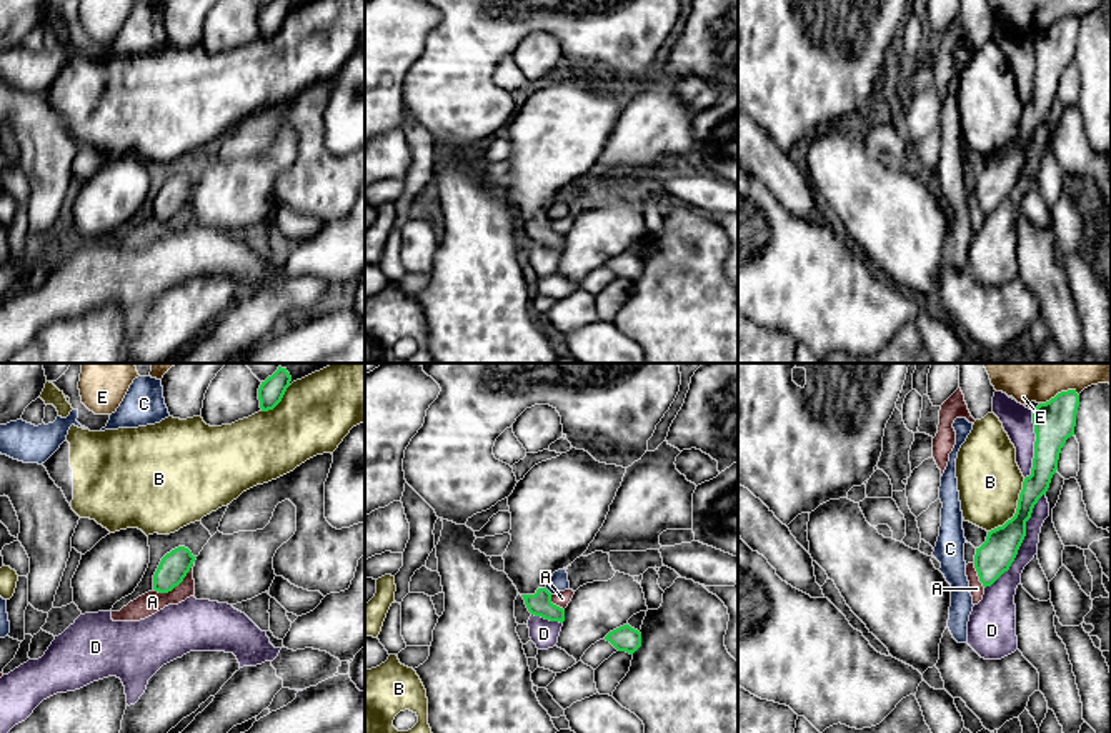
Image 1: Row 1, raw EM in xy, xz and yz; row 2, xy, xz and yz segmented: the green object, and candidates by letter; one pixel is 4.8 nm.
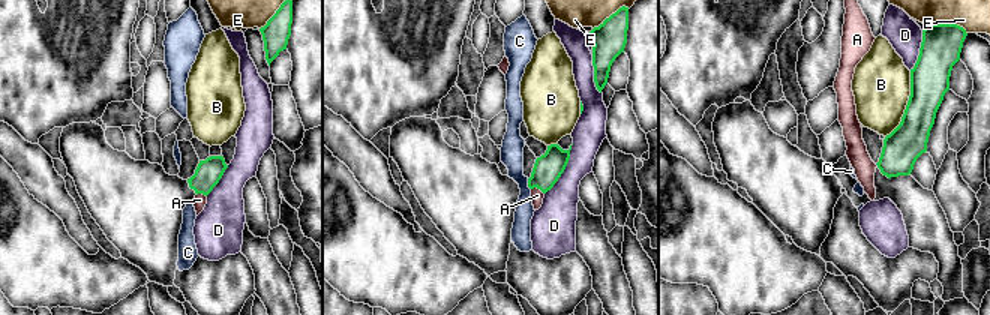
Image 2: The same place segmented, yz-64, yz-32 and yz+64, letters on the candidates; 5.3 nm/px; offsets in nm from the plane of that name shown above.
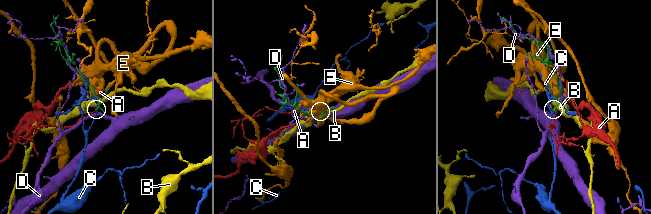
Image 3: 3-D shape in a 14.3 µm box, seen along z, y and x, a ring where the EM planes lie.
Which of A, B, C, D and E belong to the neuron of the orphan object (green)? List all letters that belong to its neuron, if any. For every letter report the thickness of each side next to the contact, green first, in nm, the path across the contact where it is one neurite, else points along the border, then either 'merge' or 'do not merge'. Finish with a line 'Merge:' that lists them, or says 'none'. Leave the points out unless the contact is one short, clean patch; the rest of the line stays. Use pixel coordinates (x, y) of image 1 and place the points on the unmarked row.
A: calibres 140 and 110 nm; border xy (195, 184), (190, 197), (177, 212), (167, 219), (154, 217); do not merge
B: calibres 170 and 300 nm; do not merge
C: calibres 110 and 90 nm; border xz (545, 215), (552, 220); do not merge
D: calibres 170 and 120 nm; do not merge
E: calibres 200 and 140 nm; do not merge
Merge: none

